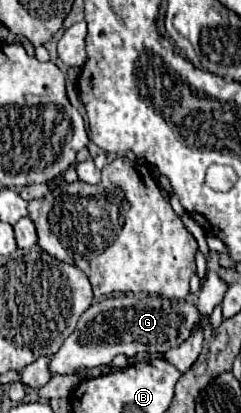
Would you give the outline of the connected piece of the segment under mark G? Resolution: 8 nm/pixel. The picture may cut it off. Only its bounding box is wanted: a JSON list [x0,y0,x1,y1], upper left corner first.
[50,296,210,374]

